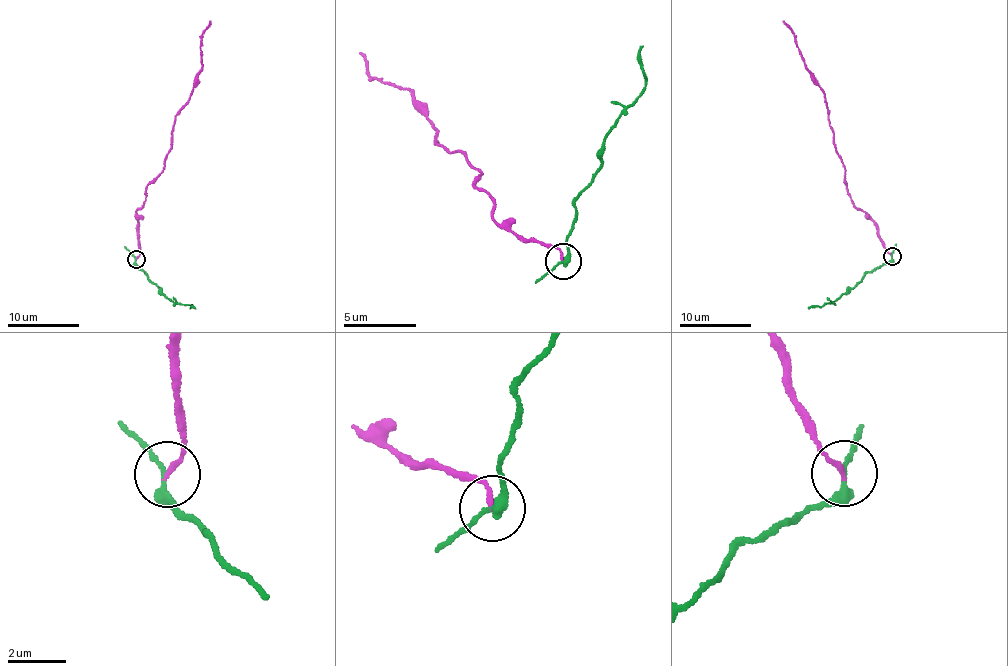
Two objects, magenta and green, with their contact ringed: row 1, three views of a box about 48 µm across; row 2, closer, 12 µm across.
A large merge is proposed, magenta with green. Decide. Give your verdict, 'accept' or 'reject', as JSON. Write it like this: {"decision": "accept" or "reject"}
{"decision": "reject"}

